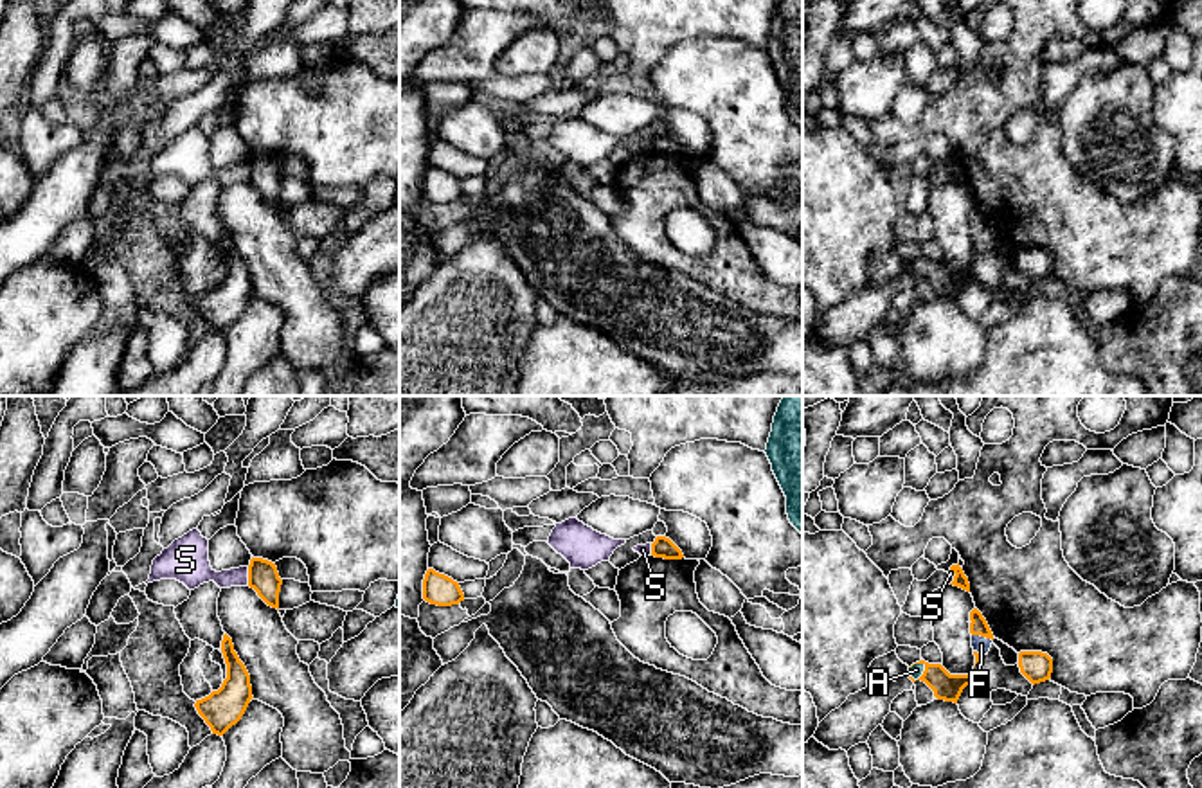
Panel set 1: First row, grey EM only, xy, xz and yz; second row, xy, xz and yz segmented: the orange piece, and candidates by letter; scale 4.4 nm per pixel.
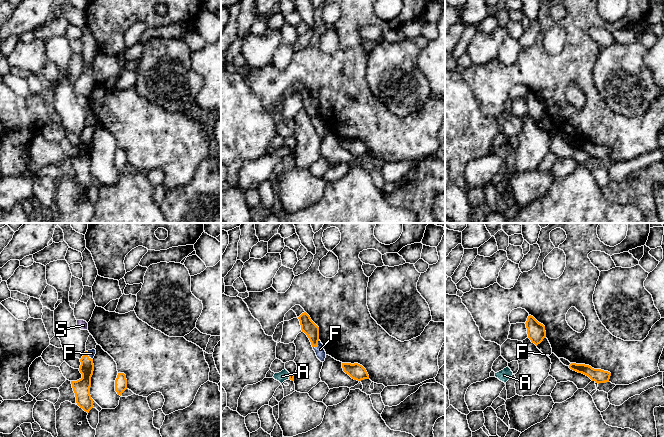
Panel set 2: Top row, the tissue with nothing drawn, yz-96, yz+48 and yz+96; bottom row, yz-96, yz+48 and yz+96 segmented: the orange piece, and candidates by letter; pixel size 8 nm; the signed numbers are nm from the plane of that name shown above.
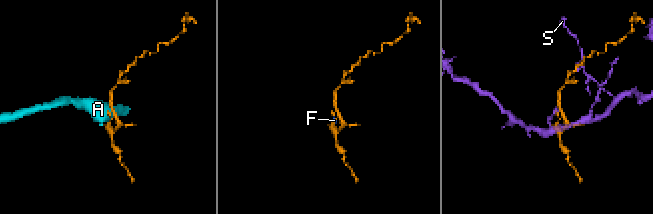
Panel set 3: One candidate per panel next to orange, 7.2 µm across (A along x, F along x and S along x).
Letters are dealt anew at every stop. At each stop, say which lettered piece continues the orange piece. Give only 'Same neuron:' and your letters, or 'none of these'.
Same neuron: A, F

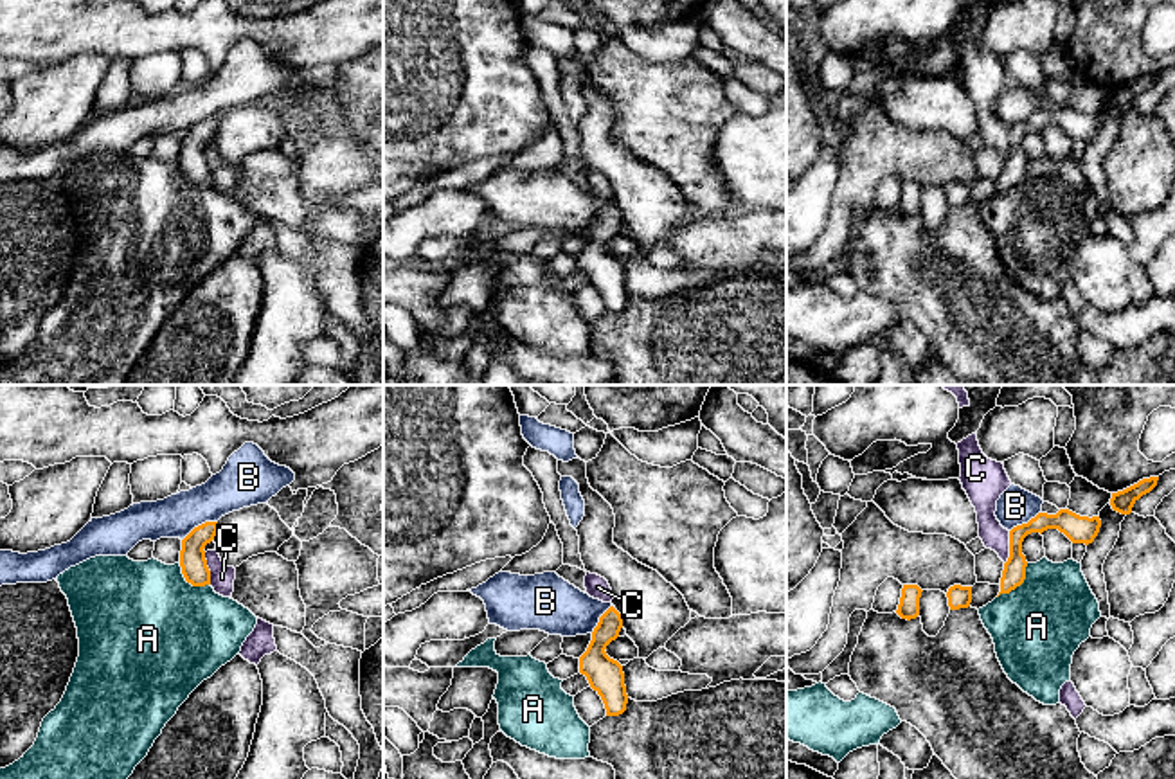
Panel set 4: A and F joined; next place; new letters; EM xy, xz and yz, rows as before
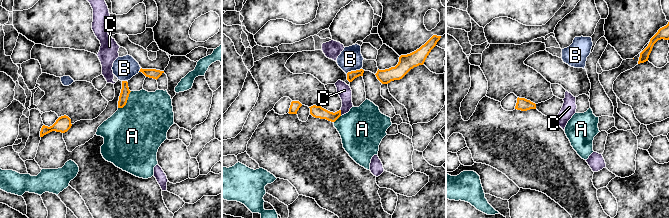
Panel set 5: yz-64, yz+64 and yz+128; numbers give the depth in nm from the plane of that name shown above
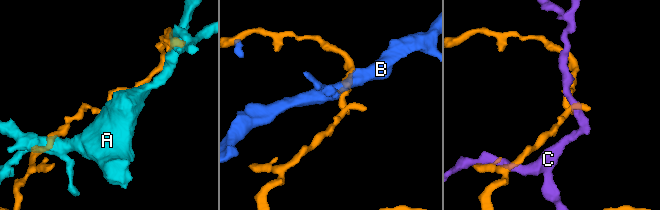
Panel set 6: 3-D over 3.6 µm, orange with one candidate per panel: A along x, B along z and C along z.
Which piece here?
Same neuron: none of these

